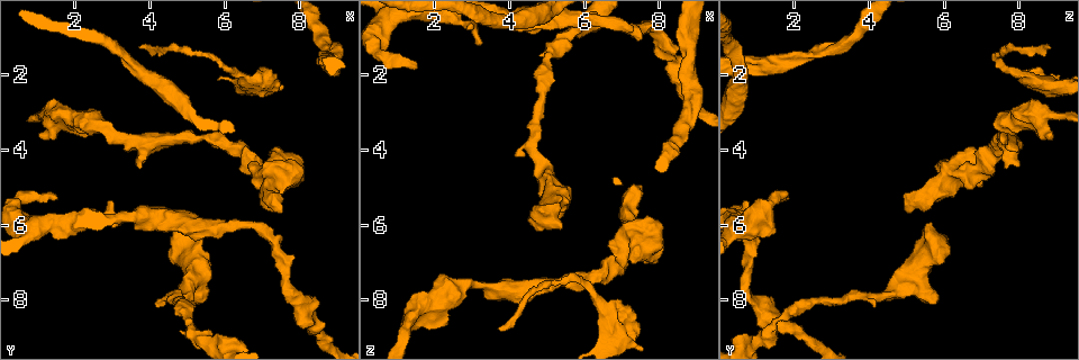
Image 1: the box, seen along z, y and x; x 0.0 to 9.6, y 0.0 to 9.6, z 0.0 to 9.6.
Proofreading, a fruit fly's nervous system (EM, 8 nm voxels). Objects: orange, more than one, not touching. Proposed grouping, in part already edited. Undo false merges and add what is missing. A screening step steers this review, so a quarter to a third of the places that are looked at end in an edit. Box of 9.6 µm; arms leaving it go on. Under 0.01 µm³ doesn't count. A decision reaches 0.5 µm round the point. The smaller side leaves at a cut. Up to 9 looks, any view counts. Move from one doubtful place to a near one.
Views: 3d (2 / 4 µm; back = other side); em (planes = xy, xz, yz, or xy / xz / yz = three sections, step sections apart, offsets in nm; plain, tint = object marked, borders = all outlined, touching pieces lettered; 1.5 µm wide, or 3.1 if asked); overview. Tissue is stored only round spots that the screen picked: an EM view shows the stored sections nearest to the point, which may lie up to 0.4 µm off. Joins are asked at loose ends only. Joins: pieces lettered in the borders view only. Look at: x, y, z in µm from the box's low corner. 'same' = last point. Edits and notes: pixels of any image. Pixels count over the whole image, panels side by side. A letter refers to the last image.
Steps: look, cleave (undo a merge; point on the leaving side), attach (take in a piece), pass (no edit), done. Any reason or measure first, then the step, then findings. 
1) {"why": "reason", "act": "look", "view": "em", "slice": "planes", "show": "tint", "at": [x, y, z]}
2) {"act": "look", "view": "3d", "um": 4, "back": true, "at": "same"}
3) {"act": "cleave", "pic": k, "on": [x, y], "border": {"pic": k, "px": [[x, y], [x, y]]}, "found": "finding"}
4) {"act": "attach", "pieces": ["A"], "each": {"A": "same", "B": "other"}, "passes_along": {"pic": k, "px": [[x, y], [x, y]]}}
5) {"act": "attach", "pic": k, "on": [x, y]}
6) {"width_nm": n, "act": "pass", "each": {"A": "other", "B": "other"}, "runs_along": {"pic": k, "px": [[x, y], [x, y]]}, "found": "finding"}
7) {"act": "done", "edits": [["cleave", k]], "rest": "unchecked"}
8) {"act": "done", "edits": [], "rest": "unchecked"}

{"why": "free end", "act": "look", "view": "3d", "um": 4, "at": [1.50, 5.35, 1.80]}

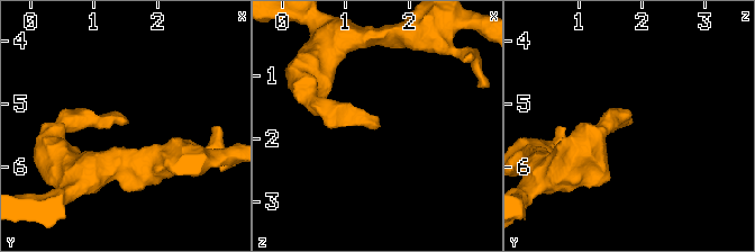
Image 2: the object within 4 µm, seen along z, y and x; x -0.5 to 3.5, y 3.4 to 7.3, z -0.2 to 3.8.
{"why": "shape alone is not enough", "act": "look", "view": "em", "slice": "yz", "step": 4, "show": "tint", "at": [1.55, 5.30, 1.85]}

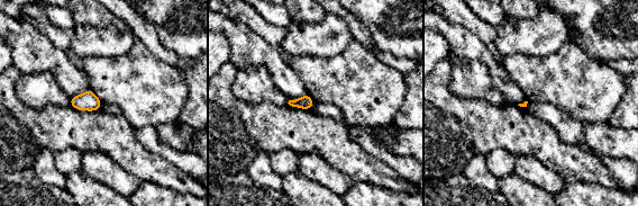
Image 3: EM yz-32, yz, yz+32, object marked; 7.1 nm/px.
{"act": "look", "view": "em", "slice": "planes", "show": "borders", "at": "same"}

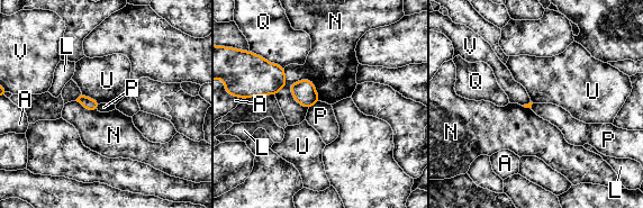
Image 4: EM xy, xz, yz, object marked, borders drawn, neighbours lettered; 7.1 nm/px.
{"longest_contact_nm": ["N", 240], "act": "pass", "each": {"A": "other", "L": "other", "N": "other", "P": "other", "Q": "other", "U": "other", "V": "other"}, "border": {"pic": 4, "px": [[319, 101], [308, 109]]}, "found": "no lettered piece goes on from it"}

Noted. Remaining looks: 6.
{"why": "an open end", "act": "look", "view": "3d", "um": 2, "at": [4.15, 8.15, 4.15]}

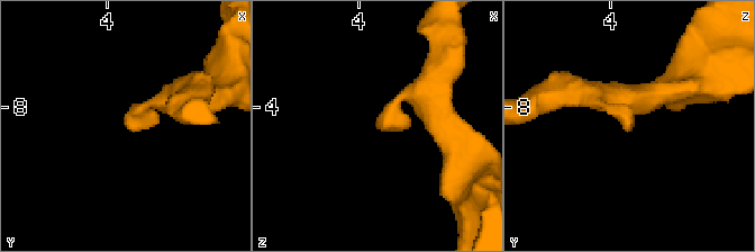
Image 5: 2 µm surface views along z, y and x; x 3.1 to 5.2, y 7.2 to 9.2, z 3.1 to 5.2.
{"arm_widths_nm": [190, 220], "why": "shape alone is not enough", "act": "look", "view": "em", "slice": "planes", "show": "plain", "at": [4.16, 8.12, 4.14]}

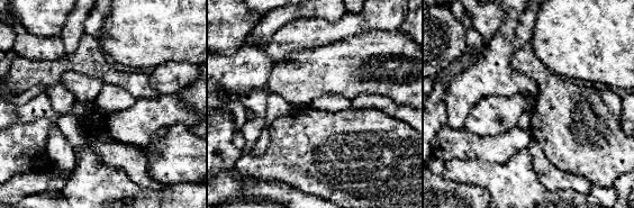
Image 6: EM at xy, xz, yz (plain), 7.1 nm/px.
{"why": "see the neighbours", "act": "look", "view": "em", "slice": "planes", "show": "borders", "at": "same"}

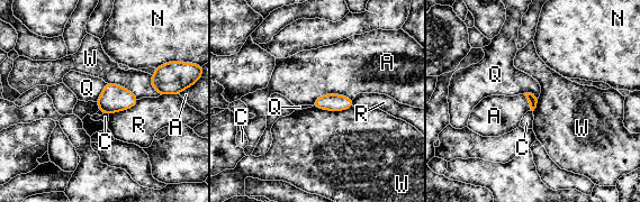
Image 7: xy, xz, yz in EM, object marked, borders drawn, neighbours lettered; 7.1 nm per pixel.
{"act": "pass", "each": {"A": "other", "C": "other", "N": "other", "Q": "other", "R": "other", "W": "other"}, "border": {"pic": 7, "px": [[352, 98], [323, 94], [312, 104]]}, "found": "none of them fits"}

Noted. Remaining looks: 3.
{"why": "free end", "act": "look", "view": "3d", "um": 2, "at": [1.00, 3.55, 8.85]}

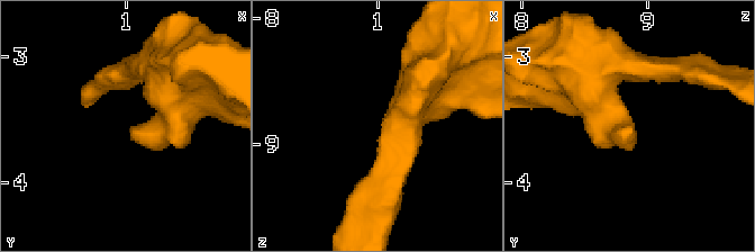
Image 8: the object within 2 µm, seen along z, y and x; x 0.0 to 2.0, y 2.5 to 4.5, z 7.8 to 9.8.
{"act": "look", "view": "em", "slice": "xy", "step": 8, "show": "borders", "at": [1.04, 3.56, 8.86]}

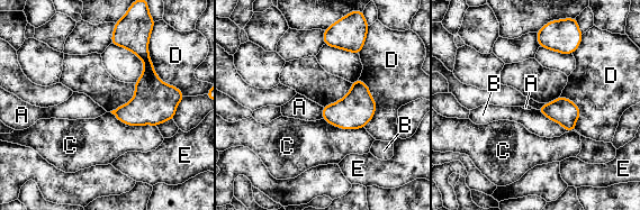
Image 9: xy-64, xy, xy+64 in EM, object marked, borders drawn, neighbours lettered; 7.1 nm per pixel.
{"act": "pass", "each": {"A": "other", "B": "other", "C": "other", "D": "other", "E": "other"}, "border": {"pic": 9, "px": [[147, 42], [156, 75], [182, 93]]}, "found": "none of them fits"}

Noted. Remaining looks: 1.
{"act": "done", "edits": [], "rest": "unchecked"}

